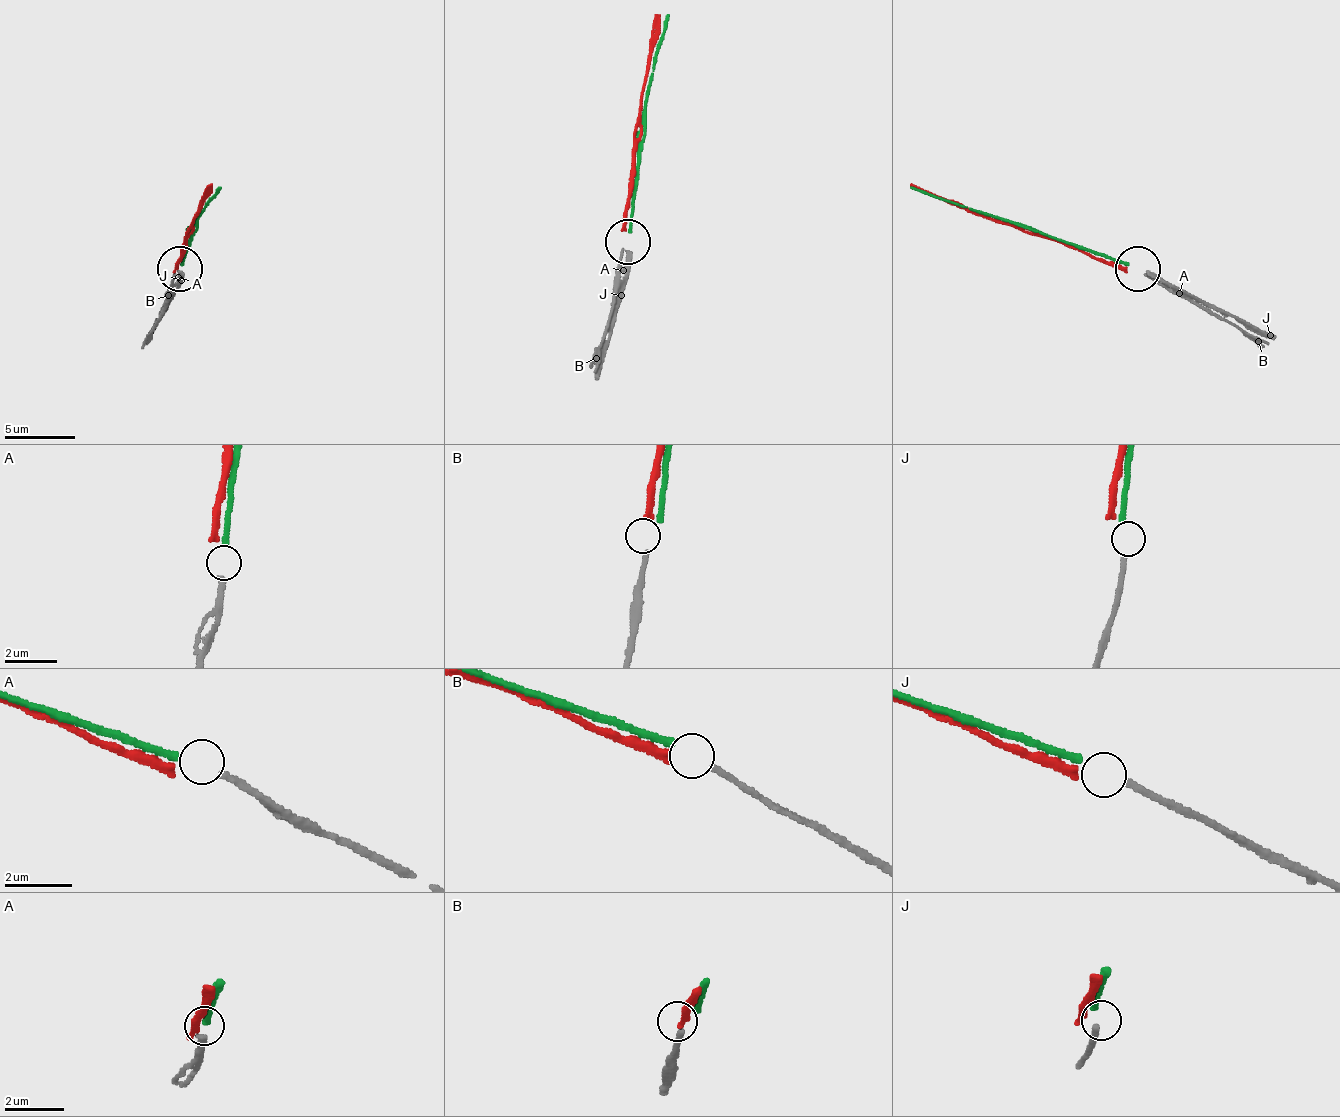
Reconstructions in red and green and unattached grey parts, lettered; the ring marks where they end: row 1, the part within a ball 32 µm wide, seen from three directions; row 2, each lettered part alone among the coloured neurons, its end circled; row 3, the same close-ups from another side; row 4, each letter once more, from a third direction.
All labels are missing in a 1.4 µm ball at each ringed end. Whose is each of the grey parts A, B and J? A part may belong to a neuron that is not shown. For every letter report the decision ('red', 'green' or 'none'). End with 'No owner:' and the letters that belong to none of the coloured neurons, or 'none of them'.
A: green
B: red
J: none
No owner: J

